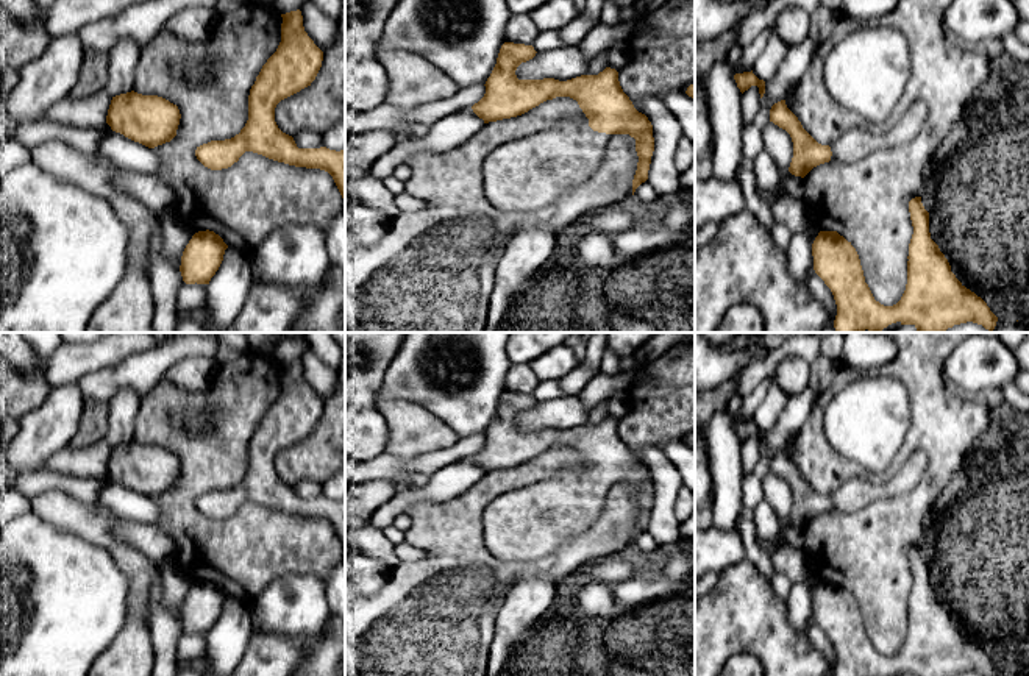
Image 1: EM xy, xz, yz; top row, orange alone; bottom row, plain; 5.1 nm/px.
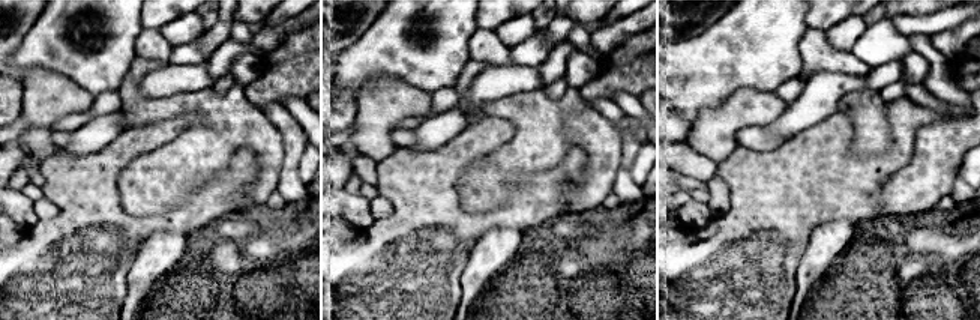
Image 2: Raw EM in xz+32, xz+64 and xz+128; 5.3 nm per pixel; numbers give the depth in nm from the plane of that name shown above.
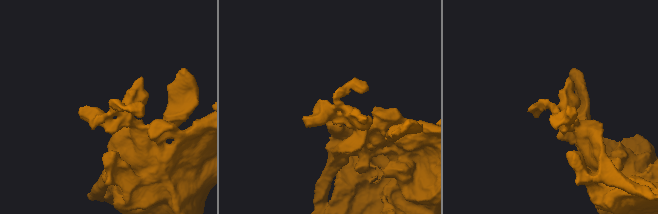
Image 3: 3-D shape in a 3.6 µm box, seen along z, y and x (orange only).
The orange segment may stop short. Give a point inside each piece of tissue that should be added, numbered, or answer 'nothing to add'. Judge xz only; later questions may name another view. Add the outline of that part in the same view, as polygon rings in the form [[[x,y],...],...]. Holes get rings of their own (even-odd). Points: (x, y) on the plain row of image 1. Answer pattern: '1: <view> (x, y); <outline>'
1: xz (530, 523); [[[564,470],[548,481],[498,496],[484,511],[484,543],[489,553],[504,562],[550,556],[600,517],[609,486],[593,481],[582,470]]]

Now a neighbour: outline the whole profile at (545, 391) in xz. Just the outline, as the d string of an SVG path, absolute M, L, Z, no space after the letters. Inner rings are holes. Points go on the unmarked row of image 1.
M557 379L539 381L532 397L537 403L545 403L548 400L565 397L567 393L561 389Z

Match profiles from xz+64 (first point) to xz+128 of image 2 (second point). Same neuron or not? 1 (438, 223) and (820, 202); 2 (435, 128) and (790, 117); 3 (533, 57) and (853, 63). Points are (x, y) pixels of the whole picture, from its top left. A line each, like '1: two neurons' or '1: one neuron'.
1: one neuron
2: one neuron
3: two neurons

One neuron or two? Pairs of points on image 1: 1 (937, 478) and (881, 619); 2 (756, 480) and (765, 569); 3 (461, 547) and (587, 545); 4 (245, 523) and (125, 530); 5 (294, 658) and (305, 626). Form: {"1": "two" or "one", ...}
{"1": "one", "2": "one", "3": "one", "4": "two", "5": "two"}

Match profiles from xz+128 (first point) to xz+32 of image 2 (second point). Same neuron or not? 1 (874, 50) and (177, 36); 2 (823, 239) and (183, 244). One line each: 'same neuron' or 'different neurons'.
1: different neurons
2: same neuron

